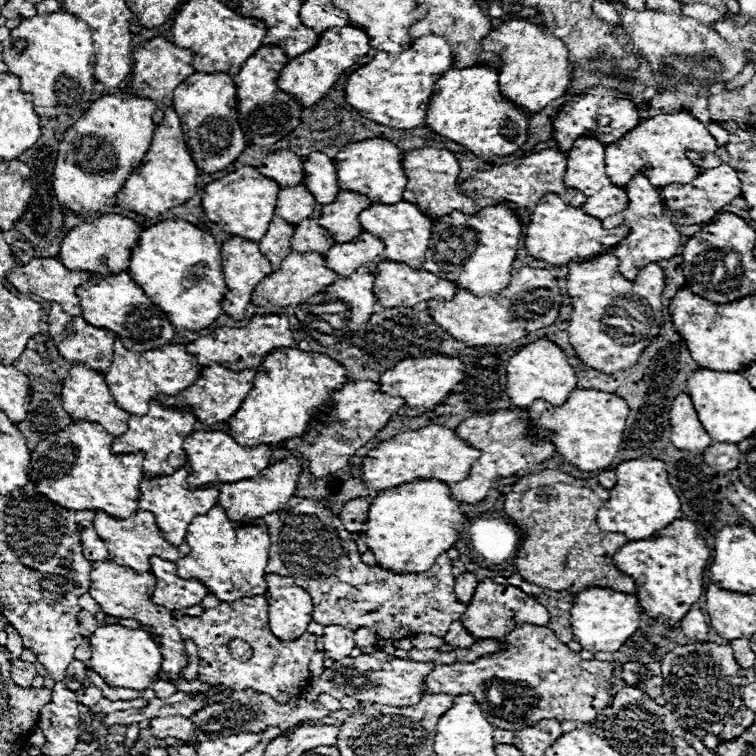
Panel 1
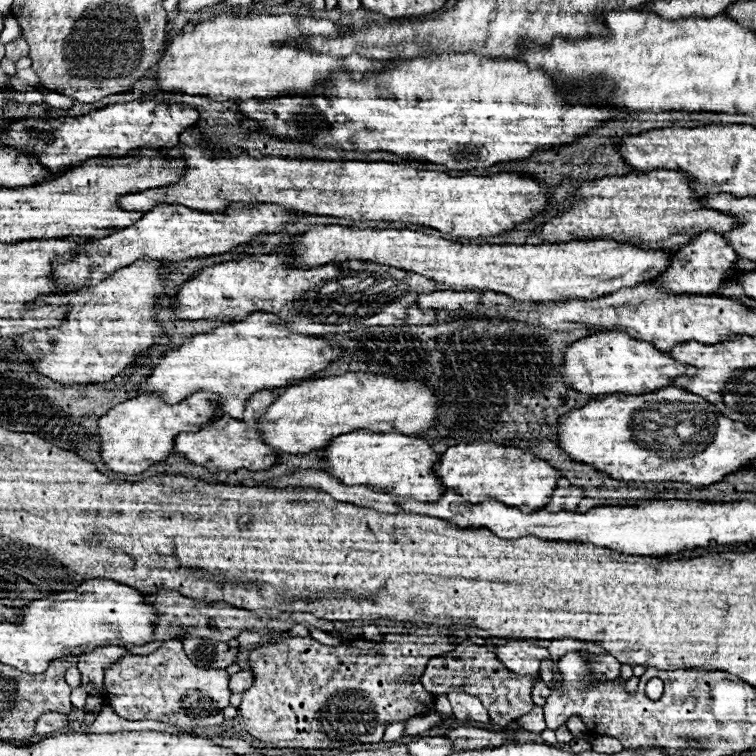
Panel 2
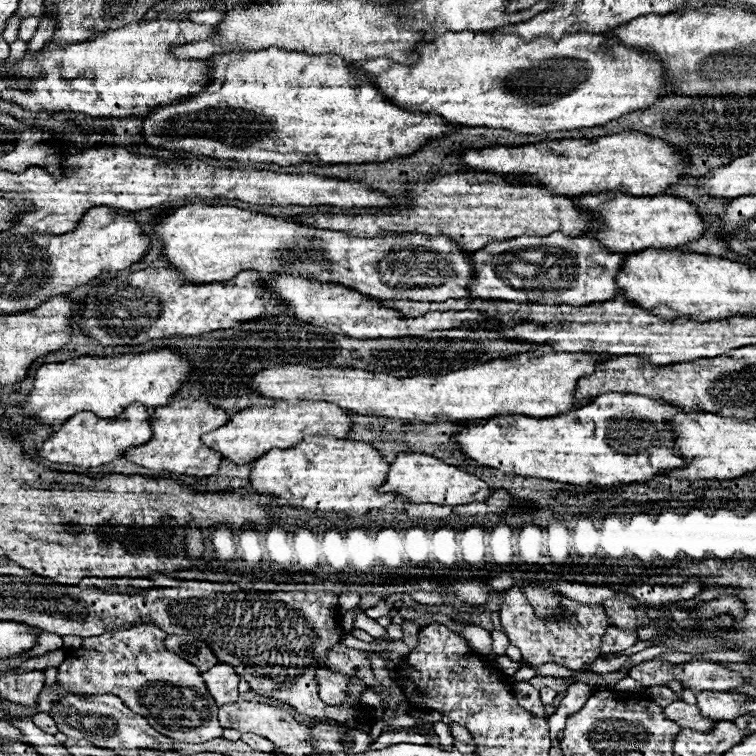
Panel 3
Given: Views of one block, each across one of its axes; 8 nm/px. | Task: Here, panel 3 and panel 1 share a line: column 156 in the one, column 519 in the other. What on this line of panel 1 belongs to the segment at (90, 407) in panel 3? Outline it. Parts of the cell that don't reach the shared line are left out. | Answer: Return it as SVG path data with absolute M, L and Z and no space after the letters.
M538 338L536 342L530 342L528 346L520 348L520 352L516 352L516 356L510 358L506 372L508 372L508 384L506 384L508 396L512 404L520 408L528 408L538 398L550 402L552 406L560 406L568 400L570 392L578 384L574 368L568 364L568 358L562 352L562 348L546 338Z

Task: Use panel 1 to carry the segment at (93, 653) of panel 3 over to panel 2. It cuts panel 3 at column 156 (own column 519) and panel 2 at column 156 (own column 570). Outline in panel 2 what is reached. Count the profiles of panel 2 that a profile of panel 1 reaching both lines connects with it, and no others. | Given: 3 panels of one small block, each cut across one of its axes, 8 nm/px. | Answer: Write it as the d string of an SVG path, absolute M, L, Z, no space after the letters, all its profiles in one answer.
M168 640L150 656L124 656L104 674L104 698L126 720L158 720L172 726L208 728L224 722L222 710L230 704L230 674L200 670L182 650L180 640Z

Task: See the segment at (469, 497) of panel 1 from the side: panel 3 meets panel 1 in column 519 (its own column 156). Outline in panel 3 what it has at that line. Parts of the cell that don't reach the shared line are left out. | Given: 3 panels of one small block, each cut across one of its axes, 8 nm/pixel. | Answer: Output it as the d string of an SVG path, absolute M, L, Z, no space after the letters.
M178 400L172 402L168 406L160 406L156 408L156 412L150 416L150 426L152 426L152 440L142 444L142 446L134 446L128 448L124 452L124 456L134 462L136 466L142 468L150 468L150 470L166 470L172 474L188 474L188 476L196 476L196 478L204 478L204 476L214 476L218 472L218 466L222 464L222 456L218 456L218 452L210 452L204 444L202 444L202 436L214 428L220 428L224 422L228 420L228 414L220 408L210 406L208 402L202 400Z

